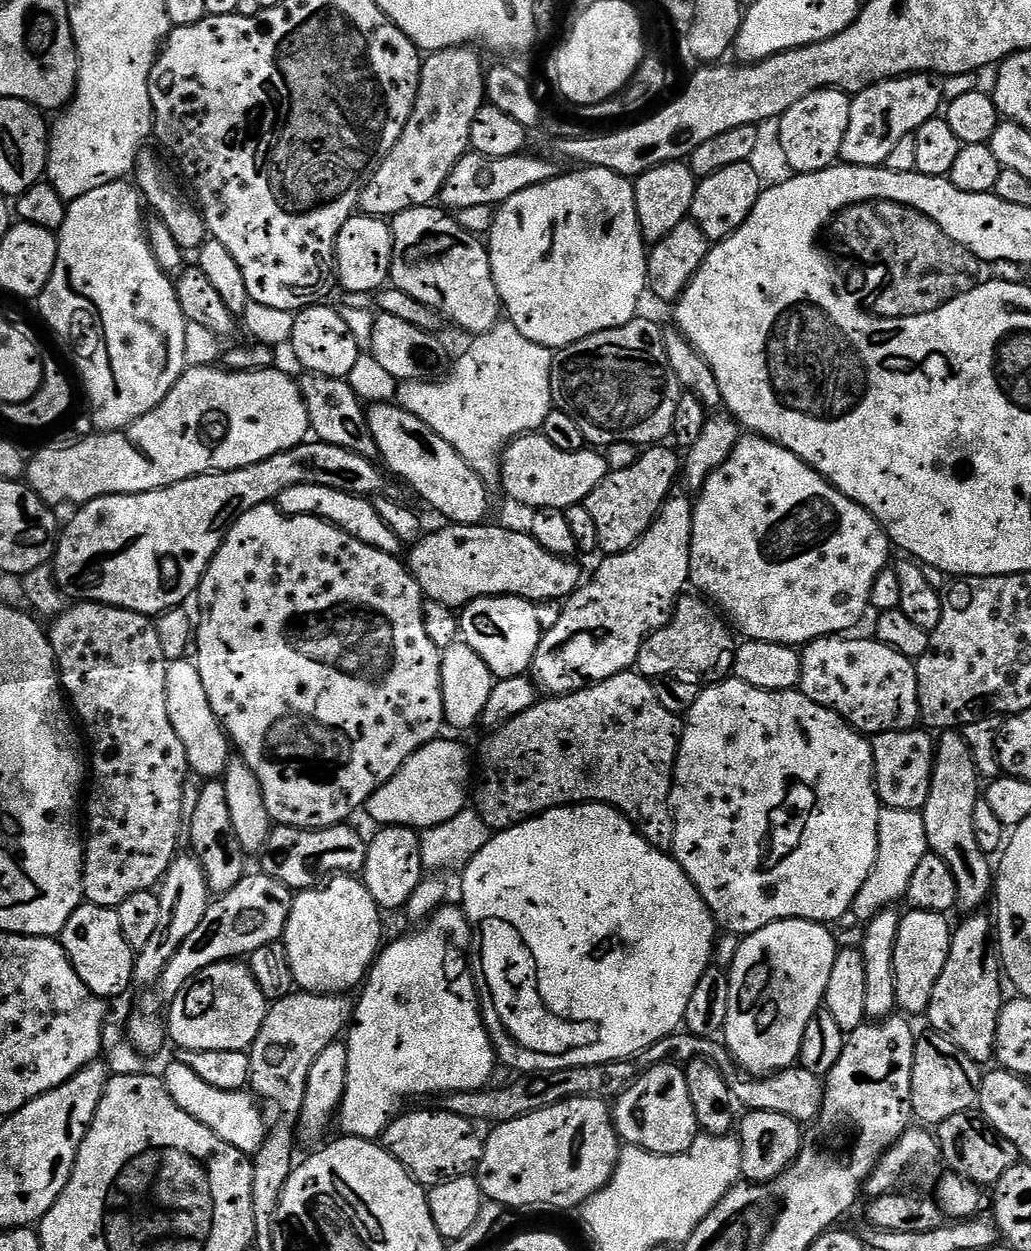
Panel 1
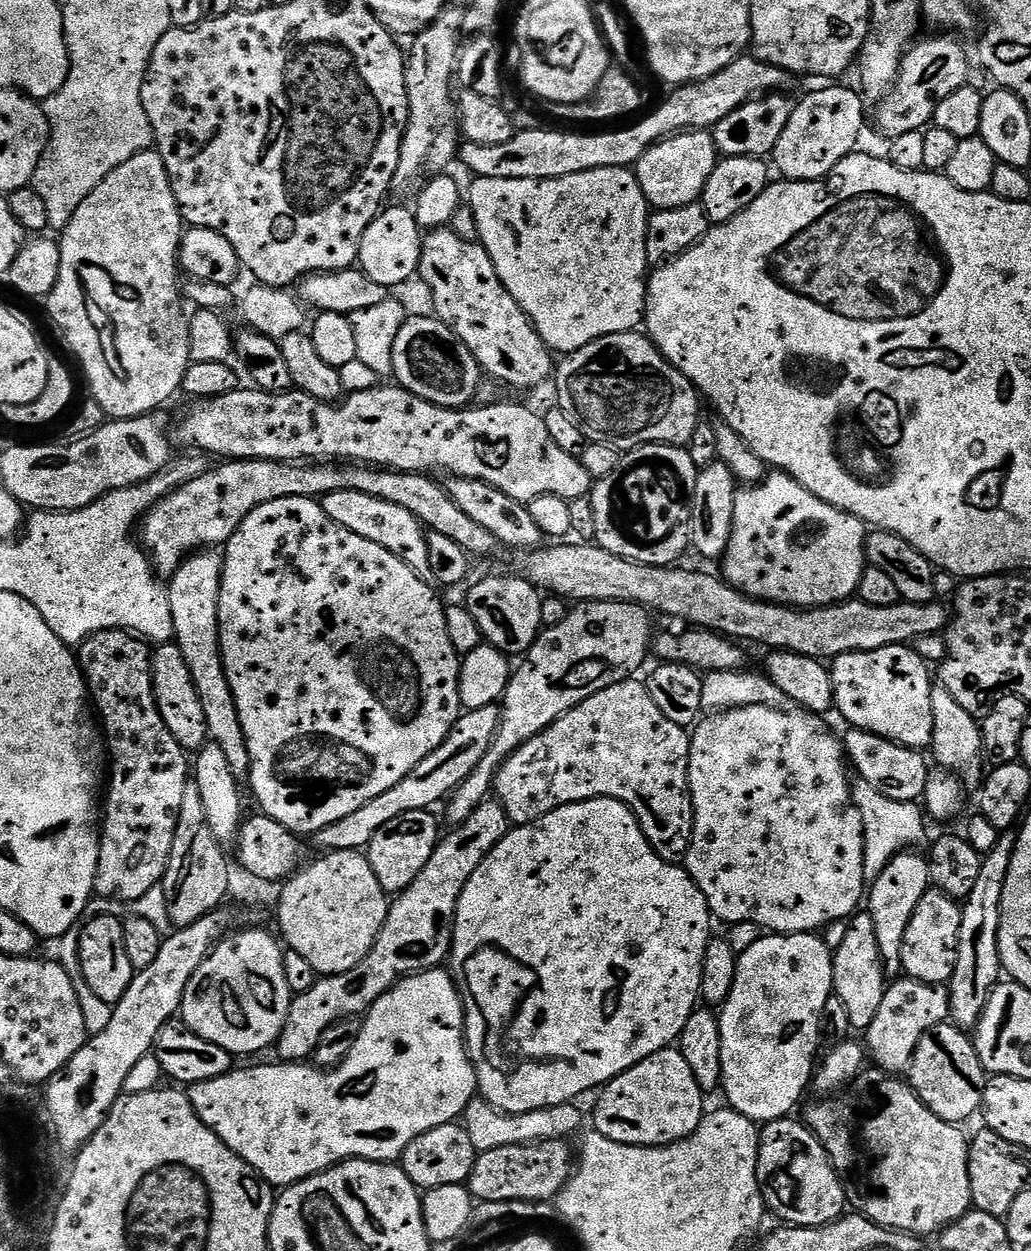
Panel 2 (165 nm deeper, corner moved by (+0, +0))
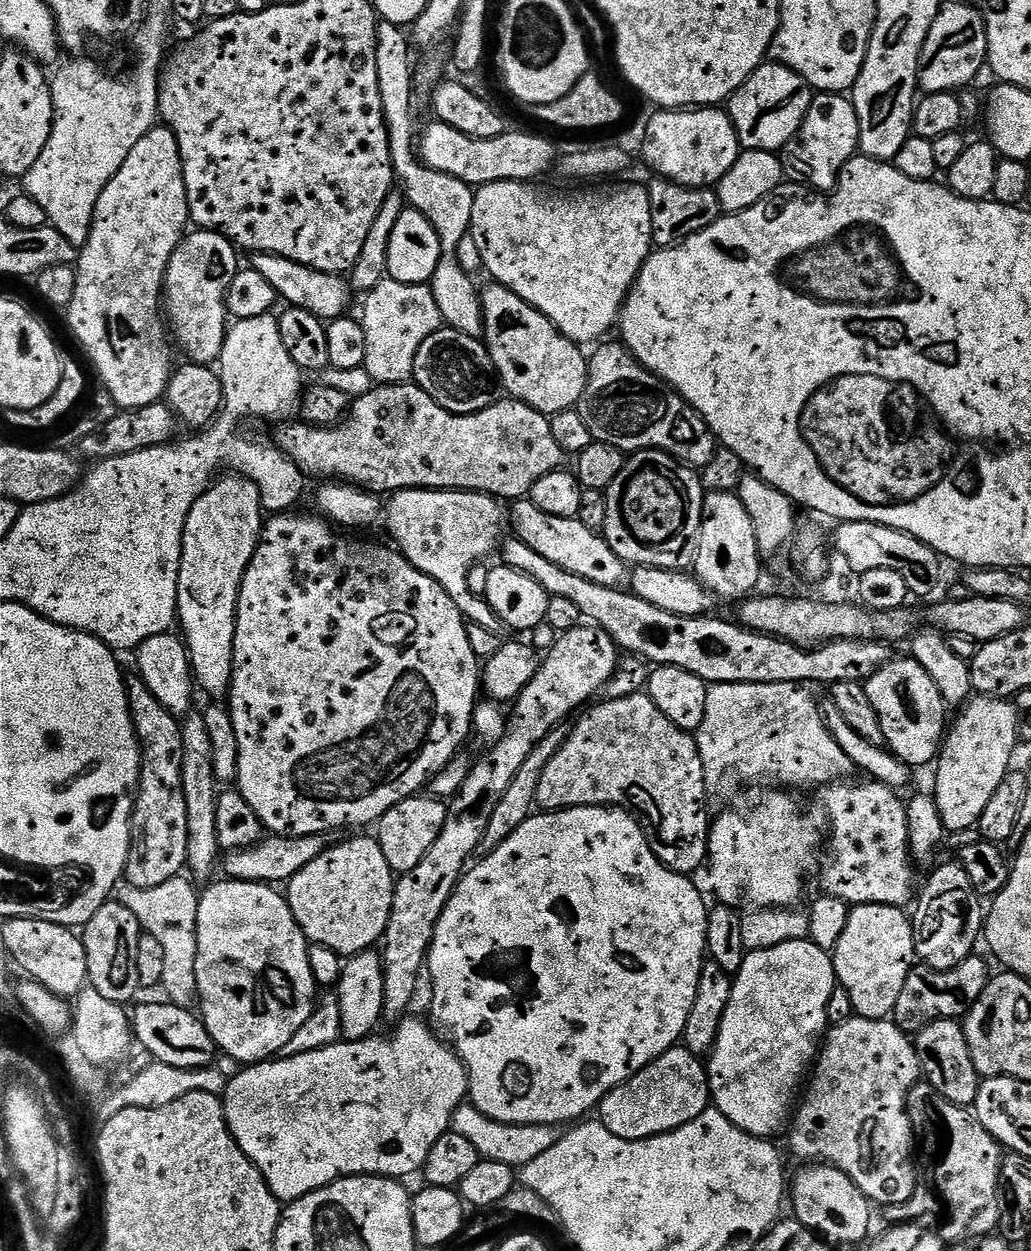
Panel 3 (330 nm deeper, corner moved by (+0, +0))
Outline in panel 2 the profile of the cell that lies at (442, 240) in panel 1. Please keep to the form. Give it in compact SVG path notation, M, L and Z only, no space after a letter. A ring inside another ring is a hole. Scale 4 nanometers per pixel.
M445 226L429 231L423 237L424 245L420 255L419 279L424 279L426 287L432 291L432 304L435 315L466 342L466 346L474 354L485 373L516 388L534 388L554 374L554 356L551 349L542 340L536 328L530 323L527 314L518 306L513 296L498 278L498 270L494 270L494 262L490 262L490 254L484 245L475 239L463 240L451 227Z

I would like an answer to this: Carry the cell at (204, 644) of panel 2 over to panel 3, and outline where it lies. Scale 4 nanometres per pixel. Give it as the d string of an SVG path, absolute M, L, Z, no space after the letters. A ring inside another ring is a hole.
M224 474L194 502L184 523L176 607L178 628L186 637L195 687L216 702L223 701L232 686L238 594L265 519L258 486L239 474Z

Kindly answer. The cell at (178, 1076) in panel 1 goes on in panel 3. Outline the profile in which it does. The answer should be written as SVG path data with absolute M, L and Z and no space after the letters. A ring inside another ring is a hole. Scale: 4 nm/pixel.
M401 1019L397 1023L401 1024L393 1030L392 1036L384 1037L380 1036L381 1034L373 1034L367 1040L337 1042L325 1048L310 1050L302 1054L281 1055L279 1058L241 1067L227 1081L222 1099L226 1122L228 1123L228 1133L236 1139L240 1149L252 1159L254 1166L264 1175L277 1200L281 1202L297 1200L314 1190L334 1183L335 1180L343 1180L345 1176L405 1178L404 1176L412 1176L415 1172L417 1175L423 1169L434 1142L438 1142L438 1138L442 1138L442 1134L451 1129L454 1110L458 1110L458 1106L465 1103L468 1096L468 1072L464 1069L460 1057L456 1055L456 1049L445 1043L439 1035L436 1037L432 1033L433 1025L431 1023L428 1025L423 1024L420 1020L408 1019Z

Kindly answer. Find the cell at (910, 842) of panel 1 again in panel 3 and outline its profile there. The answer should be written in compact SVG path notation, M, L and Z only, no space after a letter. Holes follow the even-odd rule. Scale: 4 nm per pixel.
M799 684L711 685L706 694L706 718L702 718L702 726L694 734L709 789L716 790L719 784L760 780L763 776L780 776L785 789L804 788L807 784L827 786L851 777L848 775L854 772L852 759L838 746L834 734L830 734L821 705L816 705L808 692L811 691Z

